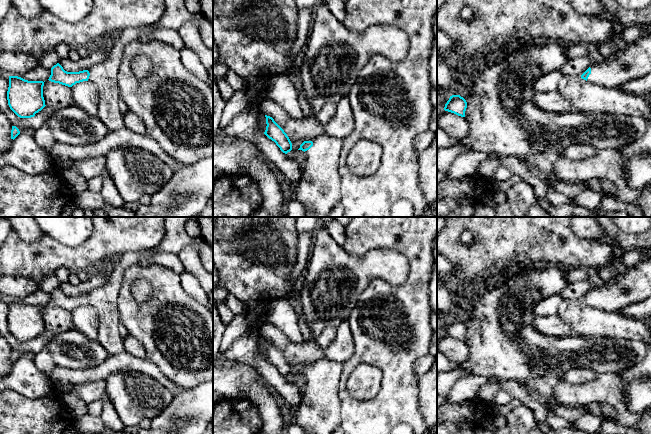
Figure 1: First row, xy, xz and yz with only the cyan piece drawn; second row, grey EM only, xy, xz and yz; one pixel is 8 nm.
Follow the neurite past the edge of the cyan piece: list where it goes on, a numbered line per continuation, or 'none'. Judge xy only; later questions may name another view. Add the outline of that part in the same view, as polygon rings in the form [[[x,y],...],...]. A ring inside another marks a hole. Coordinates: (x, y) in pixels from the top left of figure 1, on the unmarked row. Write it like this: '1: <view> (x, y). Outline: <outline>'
1: xy (104, 298). Outline: [[[127,252],[116,260],[109,281],[87,293],[90,297],[88,305],[93,306],[99,314],[98,342],[105,348],[109,356],[123,352],[124,343],[119,334],[119,311],[117,299],[124,272],[143,259],[145,252]]]

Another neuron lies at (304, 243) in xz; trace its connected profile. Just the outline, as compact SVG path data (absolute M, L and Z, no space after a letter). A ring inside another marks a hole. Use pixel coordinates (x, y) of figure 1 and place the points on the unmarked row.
M308 233L299 234L297 241L297 257L296 262L290 271L291 285L288 287L288 299L287 299L287 301L293 307L298 316L298 324L300 331L303 335L304 341L313 341L316 338L312 334L310 328L308 327L305 321L302 306L298 298L298 287L297 287L297 284L300 282L304 272L307 269L307 263L309 261L311 247L312 247L311 234Z

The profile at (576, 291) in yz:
M589 279L570 283L569 286L567 286L561 291L560 295L562 298L581 300L584 297L584 295L590 291L594 283L595 280Z

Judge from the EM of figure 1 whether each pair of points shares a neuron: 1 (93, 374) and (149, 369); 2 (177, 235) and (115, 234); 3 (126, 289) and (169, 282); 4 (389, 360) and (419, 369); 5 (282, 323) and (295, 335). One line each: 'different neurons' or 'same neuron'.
1: same neuron
2: different neurons
3: same neuron
4: different neurons
5: same neuron

